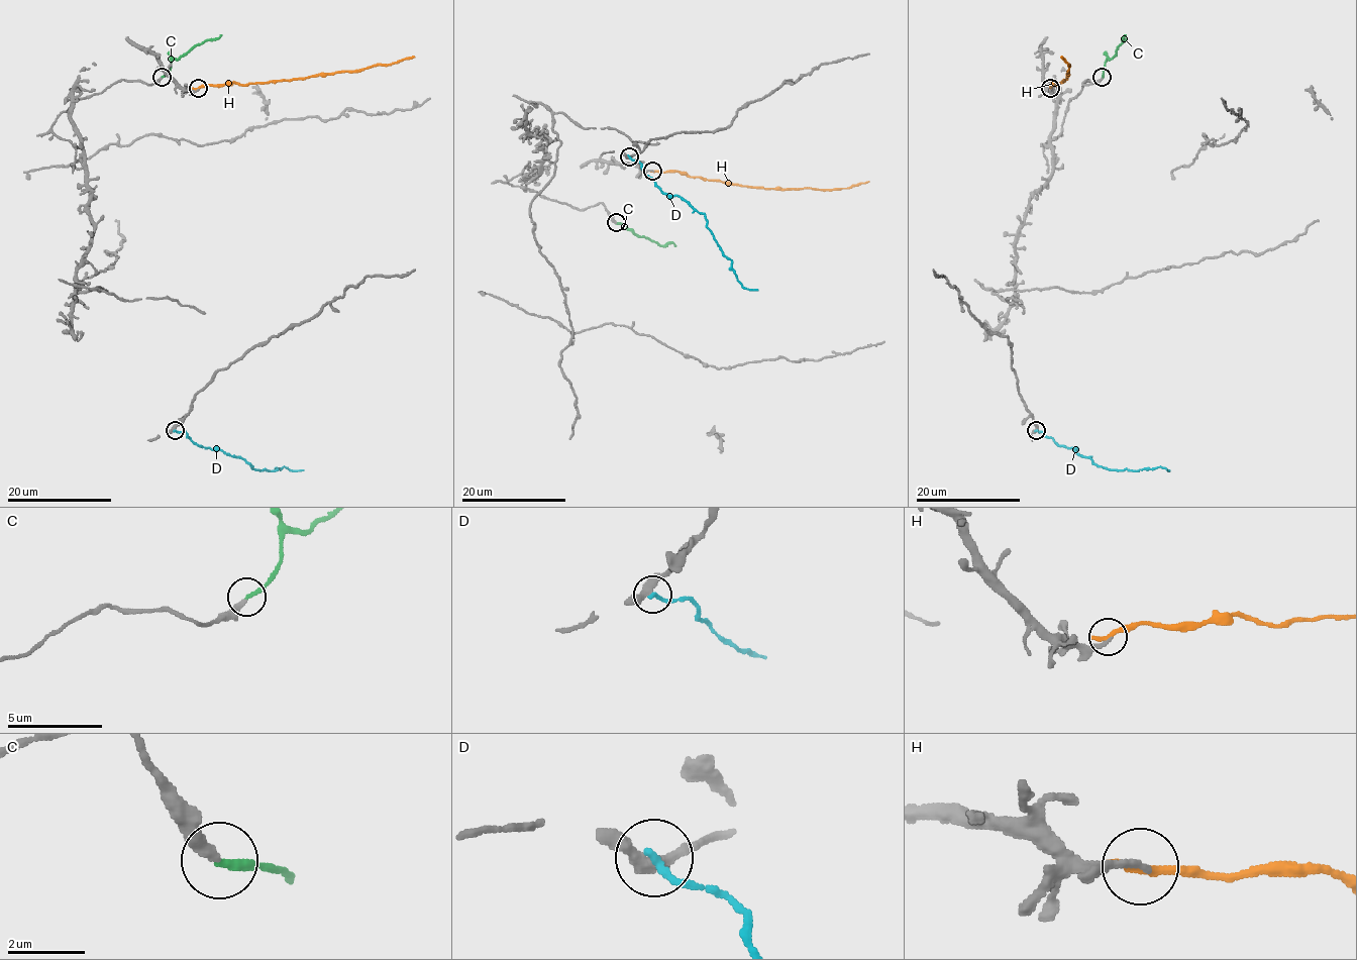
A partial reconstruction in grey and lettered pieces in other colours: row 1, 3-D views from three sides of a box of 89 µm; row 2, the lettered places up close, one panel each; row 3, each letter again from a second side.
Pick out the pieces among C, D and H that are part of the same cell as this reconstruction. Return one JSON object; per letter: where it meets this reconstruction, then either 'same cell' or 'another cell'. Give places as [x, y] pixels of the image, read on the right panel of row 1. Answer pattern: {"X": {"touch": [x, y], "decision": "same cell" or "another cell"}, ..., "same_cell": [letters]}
{"C": {"touch": [1102, 77], "decision": "same cell"}, "D": {"touch": [1036, 430], "decision": "another cell"}, "H": {"touch": [1050, 88], "decision": "another cell"}, "same_cell": ["C"]}

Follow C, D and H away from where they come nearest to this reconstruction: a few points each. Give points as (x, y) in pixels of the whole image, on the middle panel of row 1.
C: (615, 223), (622, 223), (639, 236), (660, 245), (672, 242), (675, 246)
D: (628, 156), (637, 161), (663, 193), (683, 198), (704, 215), (713, 238), (731, 260), (738, 282), (757, 290)
H: (651, 171), (680, 171), (695, 178), (739, 185), (789, 189), (841, 189), (868, 181)

